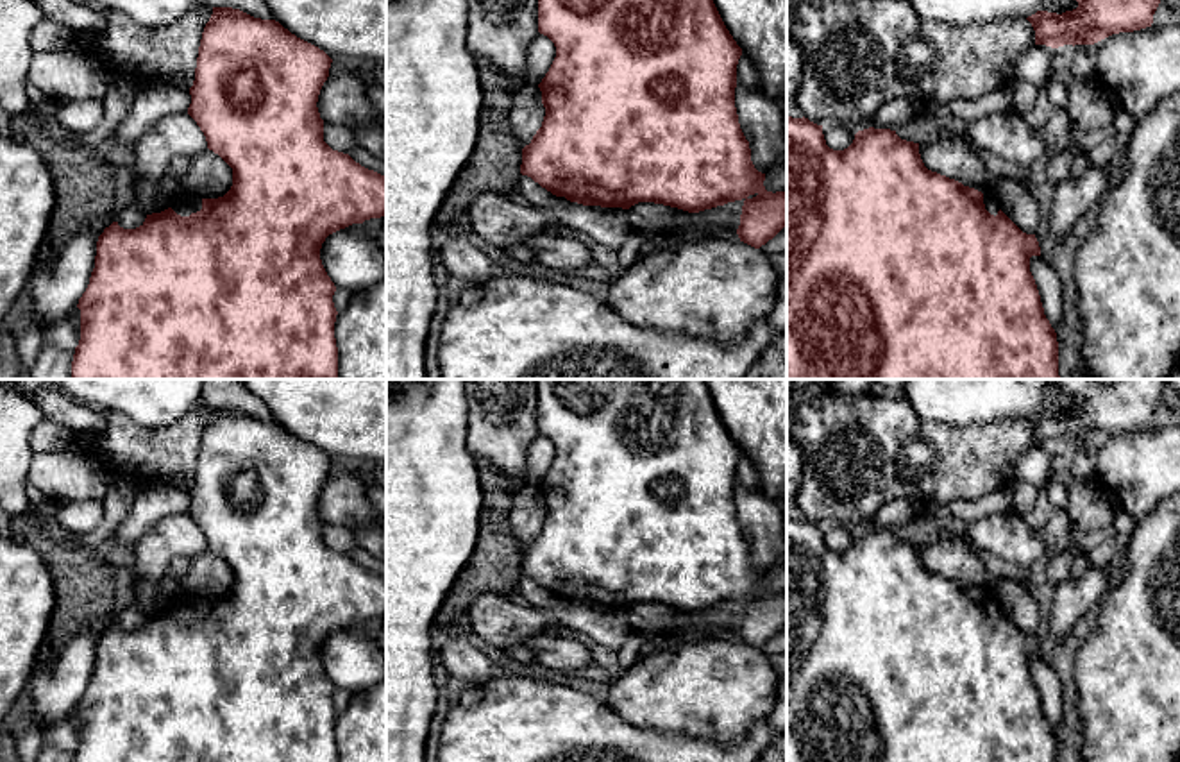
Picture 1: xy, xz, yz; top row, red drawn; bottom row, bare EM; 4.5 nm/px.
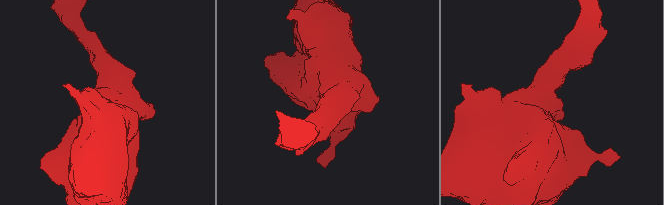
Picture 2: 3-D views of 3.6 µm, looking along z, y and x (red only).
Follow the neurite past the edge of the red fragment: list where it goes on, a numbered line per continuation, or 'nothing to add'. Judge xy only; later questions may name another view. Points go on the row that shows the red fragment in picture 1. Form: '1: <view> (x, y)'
1: xy (186, 206)

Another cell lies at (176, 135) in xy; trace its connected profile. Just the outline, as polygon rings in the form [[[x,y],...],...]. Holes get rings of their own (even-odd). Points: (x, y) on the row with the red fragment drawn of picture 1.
[[[188,113],[168,114],[134,141],[136,181],[161,182],[170,177],[175,156],[188,159],[207,150],[207,141]]]

